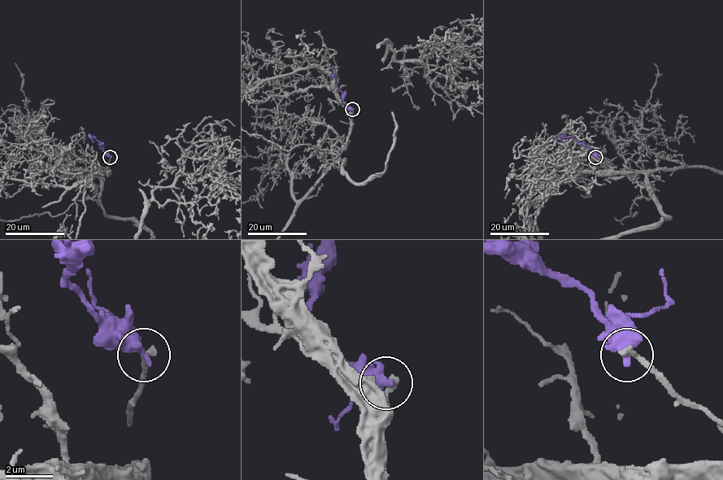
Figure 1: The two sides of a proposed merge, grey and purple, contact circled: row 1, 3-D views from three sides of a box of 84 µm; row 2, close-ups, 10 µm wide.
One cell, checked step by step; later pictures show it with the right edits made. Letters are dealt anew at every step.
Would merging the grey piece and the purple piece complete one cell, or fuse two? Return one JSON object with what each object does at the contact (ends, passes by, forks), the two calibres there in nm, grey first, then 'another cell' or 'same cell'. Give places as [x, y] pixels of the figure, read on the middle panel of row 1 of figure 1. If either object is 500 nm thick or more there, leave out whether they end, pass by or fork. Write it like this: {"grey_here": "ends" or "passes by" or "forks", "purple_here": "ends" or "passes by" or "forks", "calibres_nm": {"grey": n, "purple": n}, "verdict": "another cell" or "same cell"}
{"calibres_nm": {"grey": 280, "purple": 600}, "verdict": "another cell"}

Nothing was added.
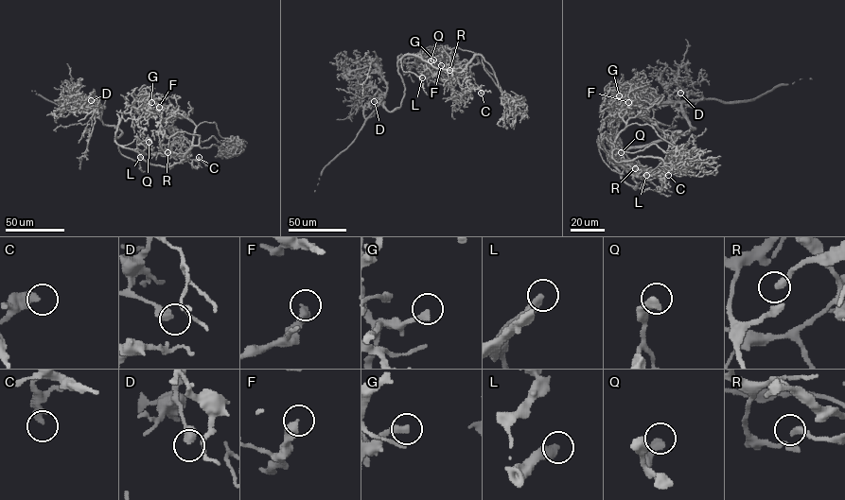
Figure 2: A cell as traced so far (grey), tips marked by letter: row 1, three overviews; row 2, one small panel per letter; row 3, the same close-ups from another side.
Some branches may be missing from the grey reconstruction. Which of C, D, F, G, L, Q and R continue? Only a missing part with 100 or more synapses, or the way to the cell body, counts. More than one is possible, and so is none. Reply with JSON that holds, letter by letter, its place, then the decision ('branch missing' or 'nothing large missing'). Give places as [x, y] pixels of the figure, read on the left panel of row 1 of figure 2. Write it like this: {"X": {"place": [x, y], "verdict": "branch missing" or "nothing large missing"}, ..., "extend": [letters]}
{"C": {"place": [199, 157], "verdict": "nothing large missing"}, "D": {"place": [91, 100], "verdict": "nothing large missing"}, "F": {"place": [159, 107], "verdict": "nothing large missing"}, "G": {"place": [151, 102], "verdict": "nothing large missing"}, "L": {"place": [140, 157], "verdict": "branch missing"}, "Q": {"place": [149, 142], "verdict": "nothing large missing"}, "R": {"place": [167, 152], "verdict": "nothing large missing"}, "extend": ["L"]}

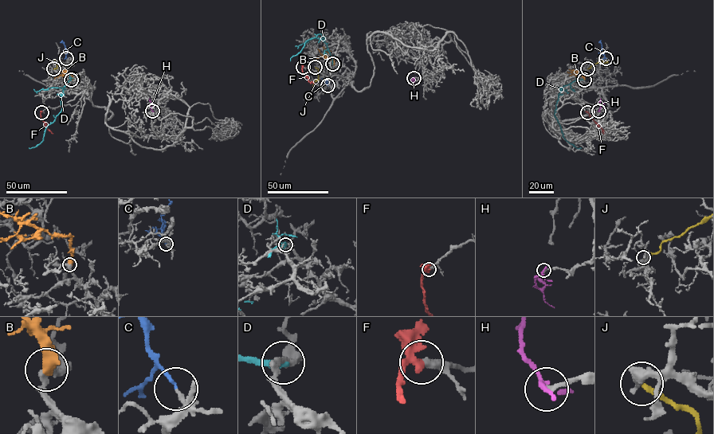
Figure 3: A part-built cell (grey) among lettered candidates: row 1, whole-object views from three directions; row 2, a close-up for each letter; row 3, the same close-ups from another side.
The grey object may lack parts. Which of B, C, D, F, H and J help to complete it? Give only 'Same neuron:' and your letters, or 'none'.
Same neuron: B, C, F

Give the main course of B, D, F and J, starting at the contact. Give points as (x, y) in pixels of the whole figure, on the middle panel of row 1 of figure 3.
B: (333, 64), (333, 60), (326, 56), (315, 58)
D: (332, 64), (323, 34), (319, 34), (307, 41), (290, 60)
F: (303, 68), (303, 72), (308, 80), (314, 83)
J: (315, 67), (318, 69), (318, 75), (313, 82), (314, 87)

